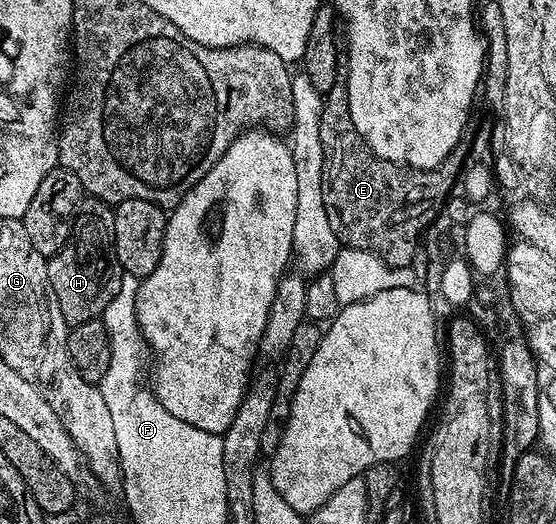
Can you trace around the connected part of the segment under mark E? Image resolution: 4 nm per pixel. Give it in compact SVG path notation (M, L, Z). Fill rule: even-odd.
M341 76L333 84L327 95L321 112L321 152L325 156L323 165L323 195L325 208L331 221L331 227L344 247L364 249L365 252L381 252L387 256L387 263L392 267L405 267L411 250L417 255L421 246L419 237L423 229L440 216L445 203L452 197L457 186L457 179L463 170L463 162L469 156L470 145L477 136L480 119L468 116L465 128L449 156L434 170L412 170L409 166L397 166L394 162L379 158L368 148L365 142L359 142L359 133L353 124L353 116L349 116L349 100L347 99L347 79Z

